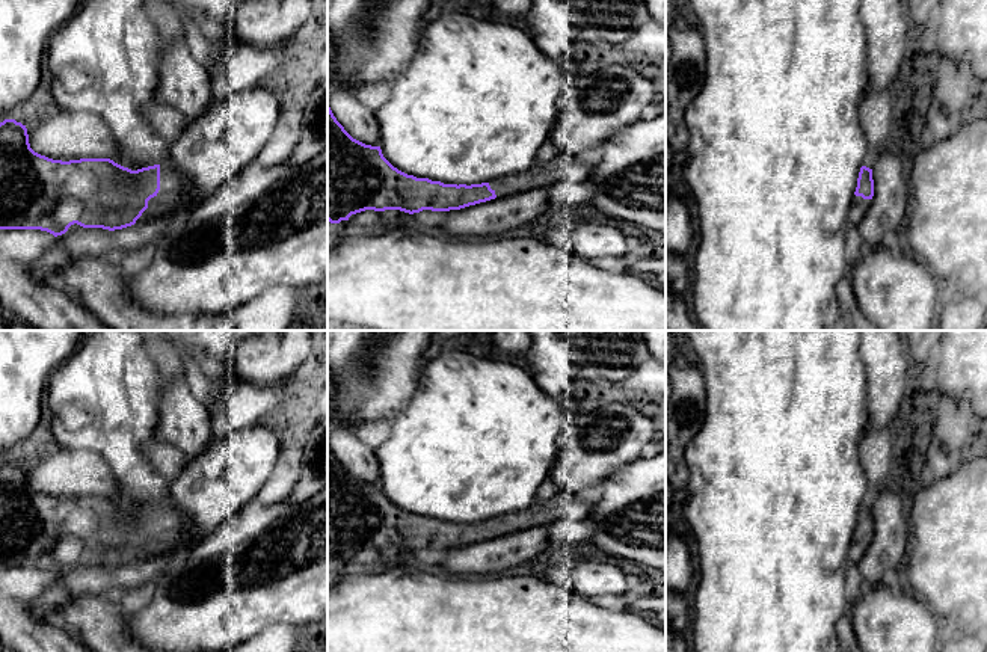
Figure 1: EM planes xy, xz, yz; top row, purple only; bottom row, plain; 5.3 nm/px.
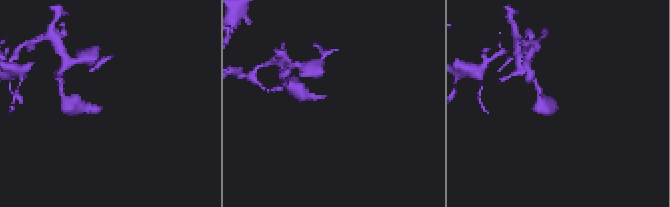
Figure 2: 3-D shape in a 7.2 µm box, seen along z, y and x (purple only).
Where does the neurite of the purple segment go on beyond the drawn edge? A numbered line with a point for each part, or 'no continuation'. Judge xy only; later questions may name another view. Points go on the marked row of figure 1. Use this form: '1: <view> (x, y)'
1: xy (174, 195)

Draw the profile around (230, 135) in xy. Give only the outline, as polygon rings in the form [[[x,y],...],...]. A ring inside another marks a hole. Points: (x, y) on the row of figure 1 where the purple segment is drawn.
[[[261,88],[234,92],[190,122],[168,148],[168,165],[178,171],[192,195],[190,205],[166,217],[136,222],[122,229],[71,225],[32,266],[47,282],[72,260],[94,255],[136,263],[152,244],[180,225],[195,205],[251,165],[272,137],[279,119],[278,98]]]

